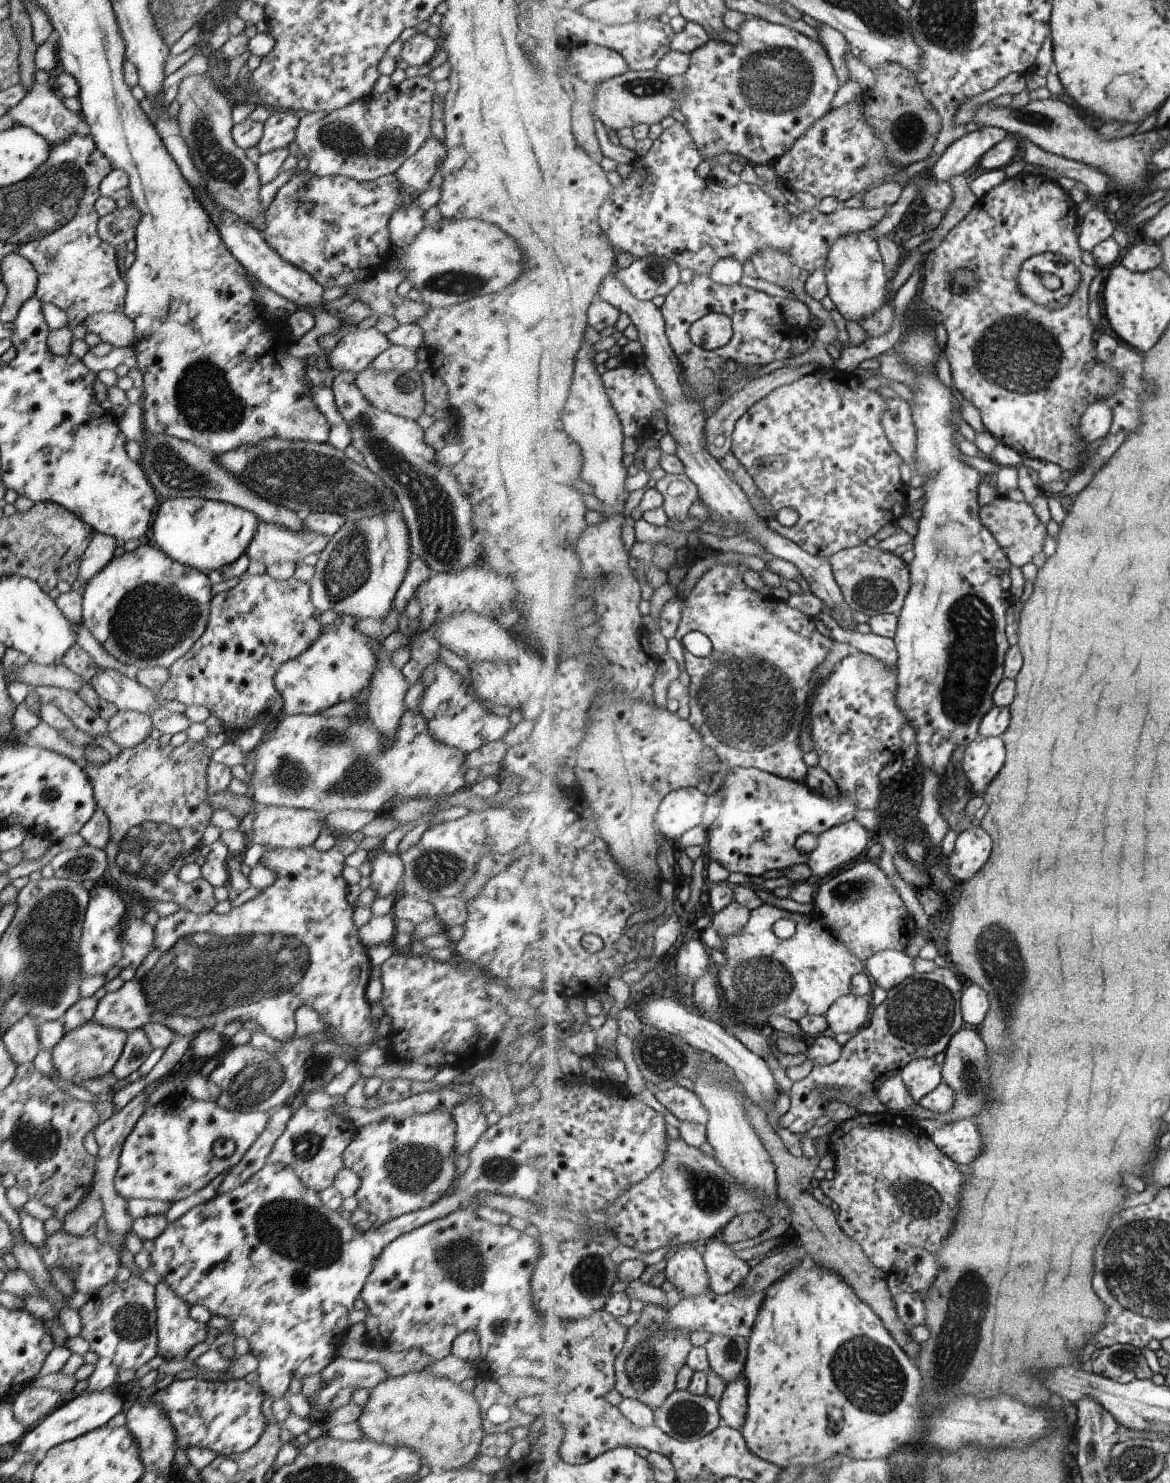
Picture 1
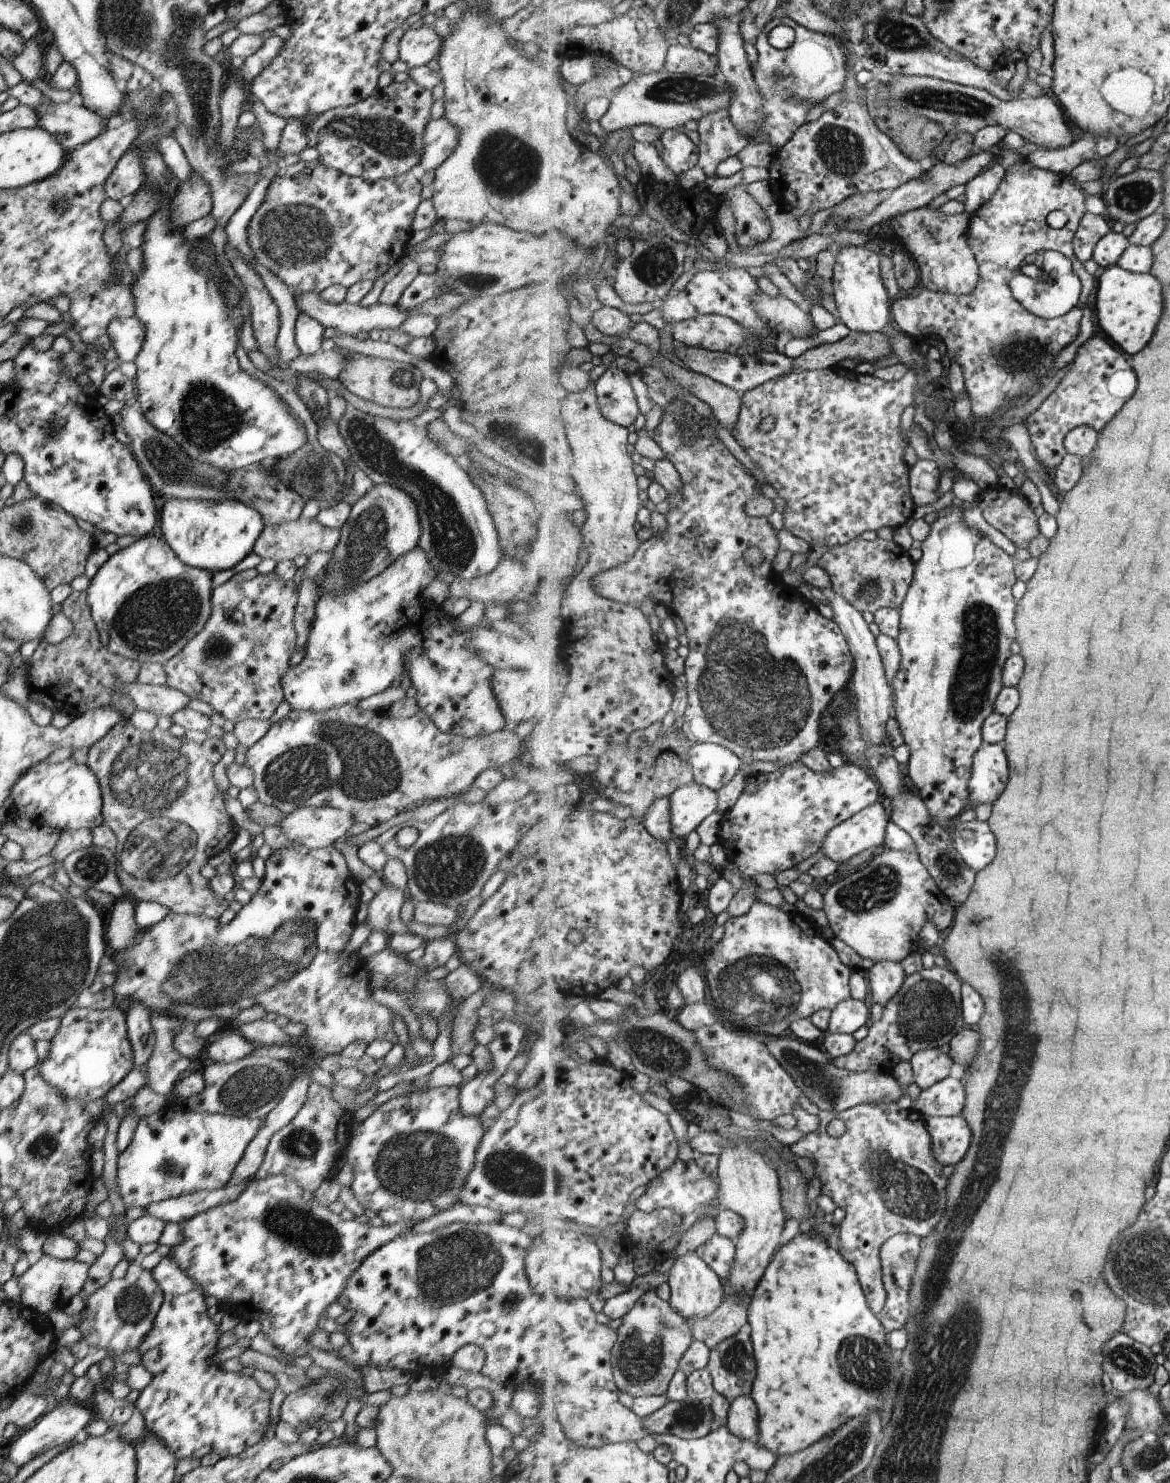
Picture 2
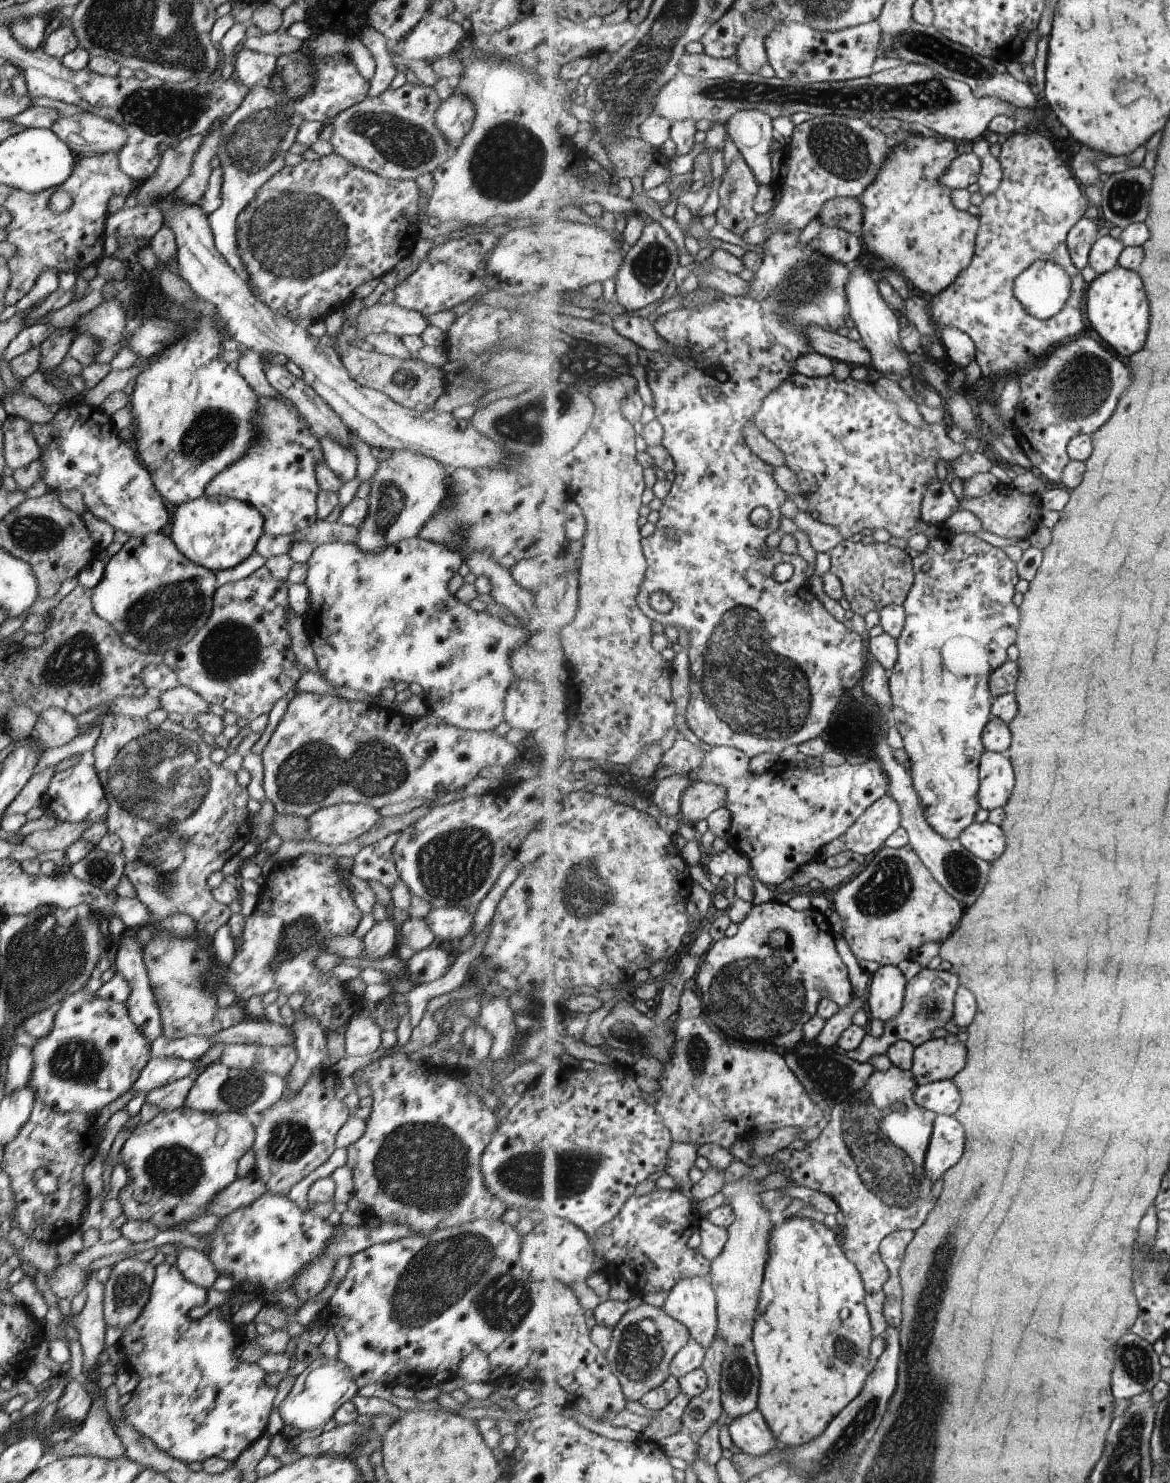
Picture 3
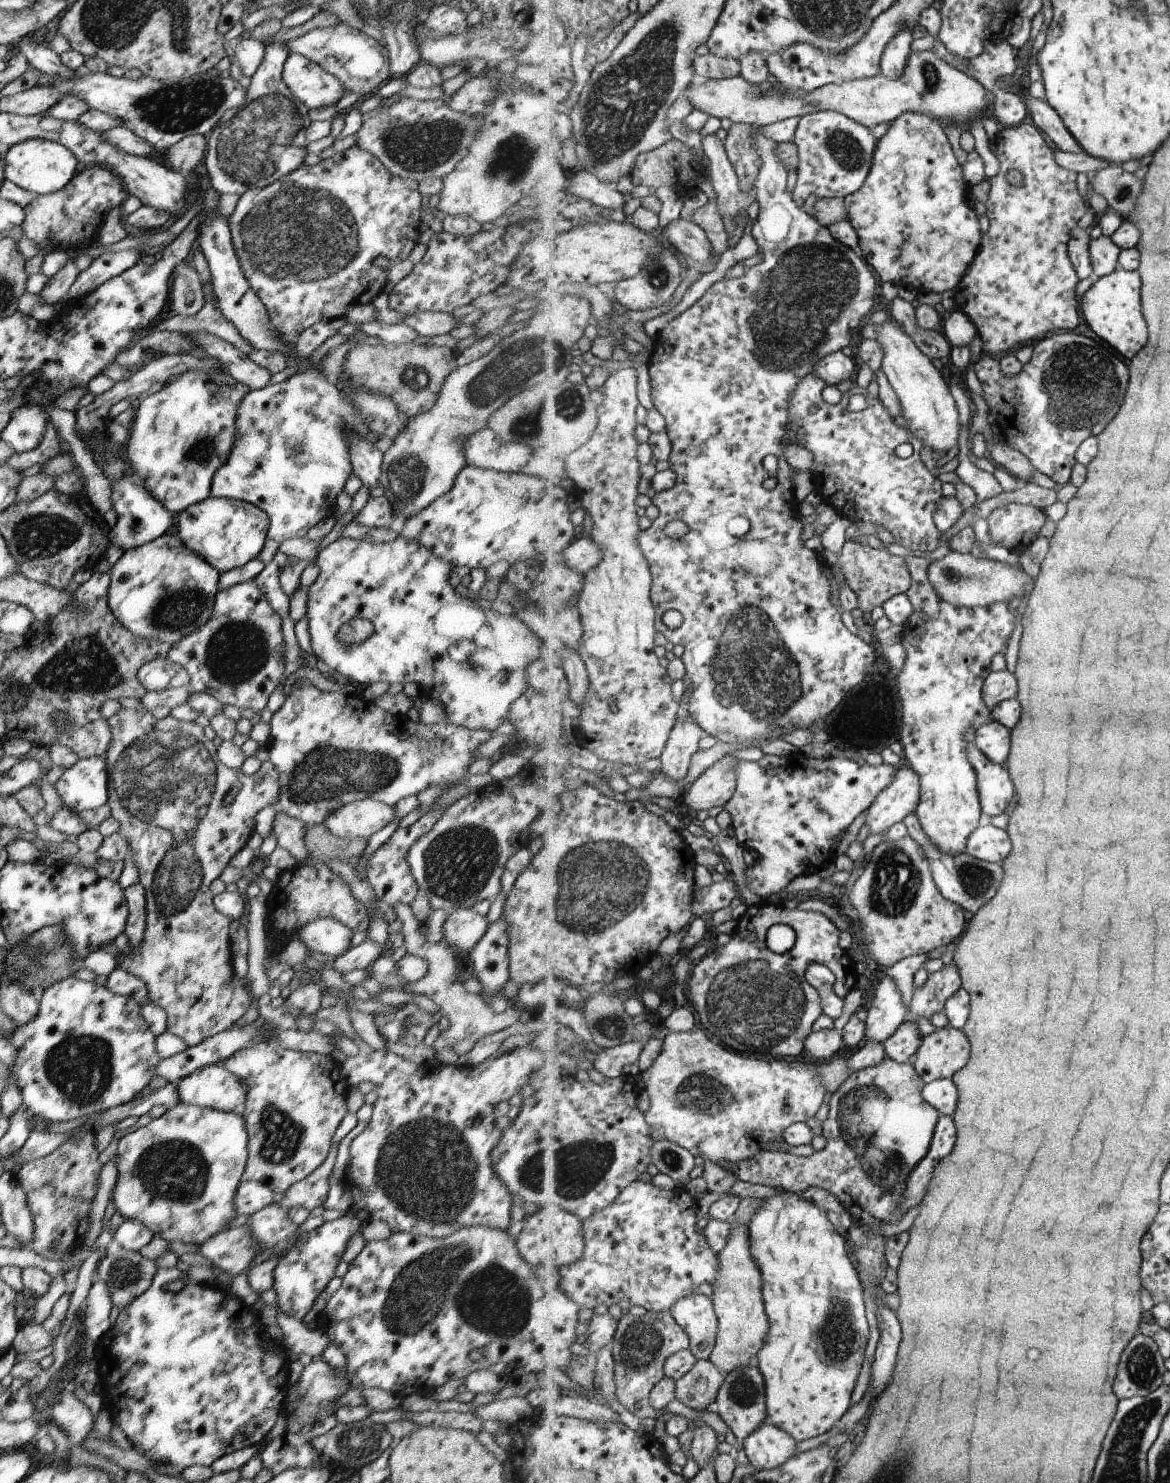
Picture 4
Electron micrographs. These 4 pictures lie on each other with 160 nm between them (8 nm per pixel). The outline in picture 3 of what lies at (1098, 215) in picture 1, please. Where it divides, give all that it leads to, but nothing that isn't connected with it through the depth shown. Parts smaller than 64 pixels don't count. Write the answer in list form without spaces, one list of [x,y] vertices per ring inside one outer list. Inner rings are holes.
[[[1082,218],[1068,234],[1069,252],[1075,266],[1083,270],[1090,264],[1090,252],[1099,240],[1099,226],[1092,219]]]

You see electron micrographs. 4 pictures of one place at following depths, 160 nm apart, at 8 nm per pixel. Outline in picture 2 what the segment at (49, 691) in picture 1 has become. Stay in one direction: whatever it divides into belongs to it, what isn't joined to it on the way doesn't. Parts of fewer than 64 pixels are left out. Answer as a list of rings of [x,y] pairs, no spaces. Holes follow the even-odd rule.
[[[129,718],[121,719],[115,726],[112,726],[108,732],[103,735],[97,742],[94,742],[87,750],[85,765],[95,775],[98,780],[98,785],[102,794],[102,805],[100,808],[103,822],[113,831],[116,836],[117,844],[115,844],[115,851],[113,855],[117,857],[115,861],[115,875],[119,880],[119,885],[124,890],[130,891],[139,901],[149,901],[163,904],[169,911],[174,913],[184,913],[191,915],[205,915],[207,918],[218,919],[221,912],[228,908],[228,904],[223,897],[216,895],[208,884],[208,880],[199,875],[201,866],[206,864],[207,860],[215,854],[226,850],[227,846],[234,839],[237,828],[231,823],[227,812],[225,811],[225,800],[223,793],[217,789],[213,776],[211,775],[211,768],[220,760],[225,750],[222,738],[216,736],[209,736],[201,743],[194,742],[187,739],[185,736],[174,737],[169,731],[159,730],[154,728],[148,733],[139,732],[131,723]]]

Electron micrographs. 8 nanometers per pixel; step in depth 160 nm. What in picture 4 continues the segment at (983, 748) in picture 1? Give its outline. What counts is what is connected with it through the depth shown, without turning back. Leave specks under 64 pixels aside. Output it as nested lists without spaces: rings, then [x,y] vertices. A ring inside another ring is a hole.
[[[975,742],[969,743],[966,749],[978,776],[984,818],[995,818],[1003,814],[1015,798],[1015,786],[1011,774],[1007,766],[998,765],[987,758]]]

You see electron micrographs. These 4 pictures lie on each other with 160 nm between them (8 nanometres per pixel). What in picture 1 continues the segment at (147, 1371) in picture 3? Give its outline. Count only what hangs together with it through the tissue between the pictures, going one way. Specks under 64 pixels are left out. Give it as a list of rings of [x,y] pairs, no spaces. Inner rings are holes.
[[[162,1278],[154,1287],[157,1355],[166,1361],[184,1358],[187,1350],[205,1340],[206,1323],[189,1317],[191,1305],[175,1294]],[[197,1377],[172,1381],[148,1397],[137,1400],[158,1405],[170,1422],[176,1438],[176,1447],[187,1450],[200,1448],[212,1450],[222,1457],[245,1452],[251,1448],[264,1431],[266,1420],[261,1413],[263,1392],[243,1377],[226,1381],[208,1381]]]

